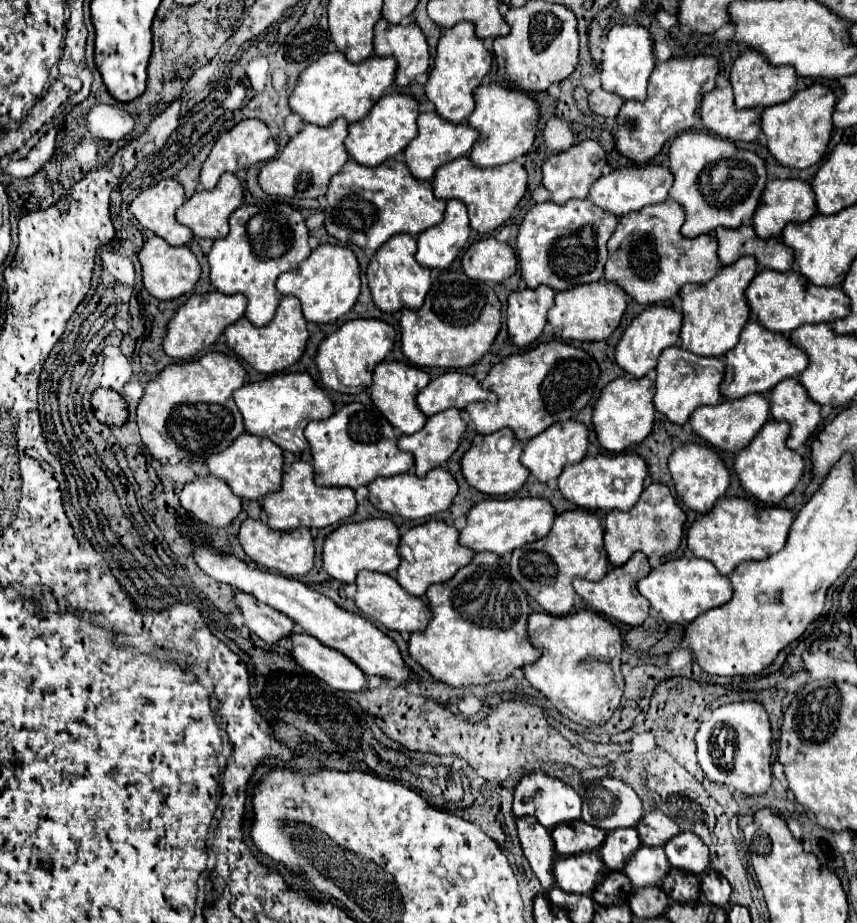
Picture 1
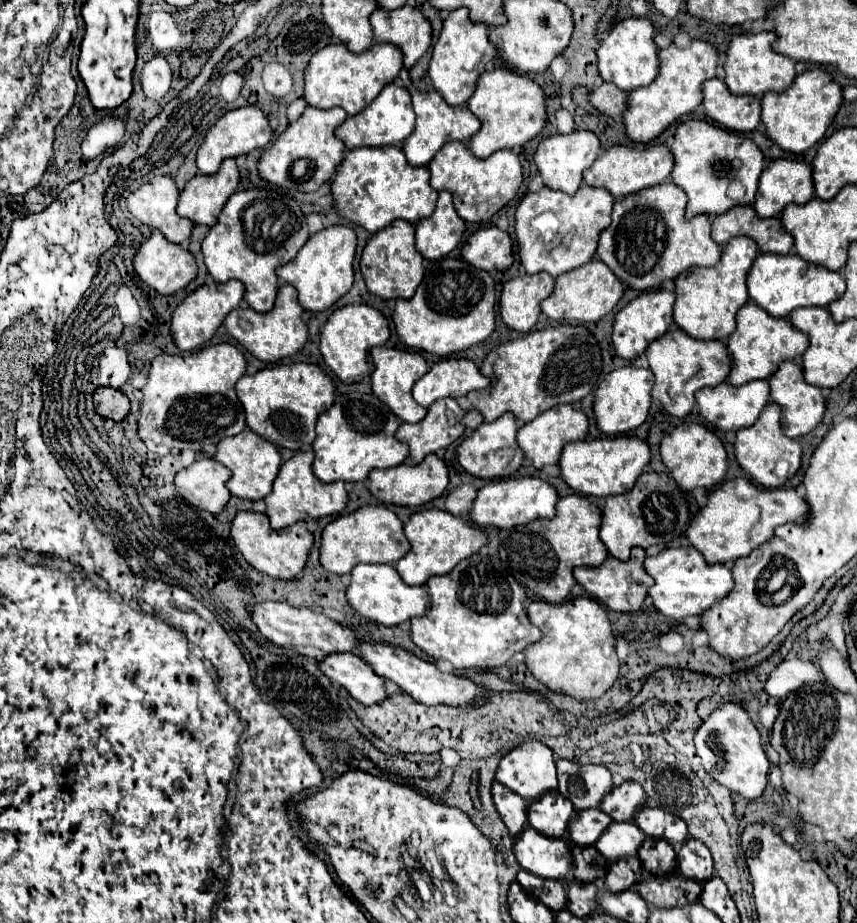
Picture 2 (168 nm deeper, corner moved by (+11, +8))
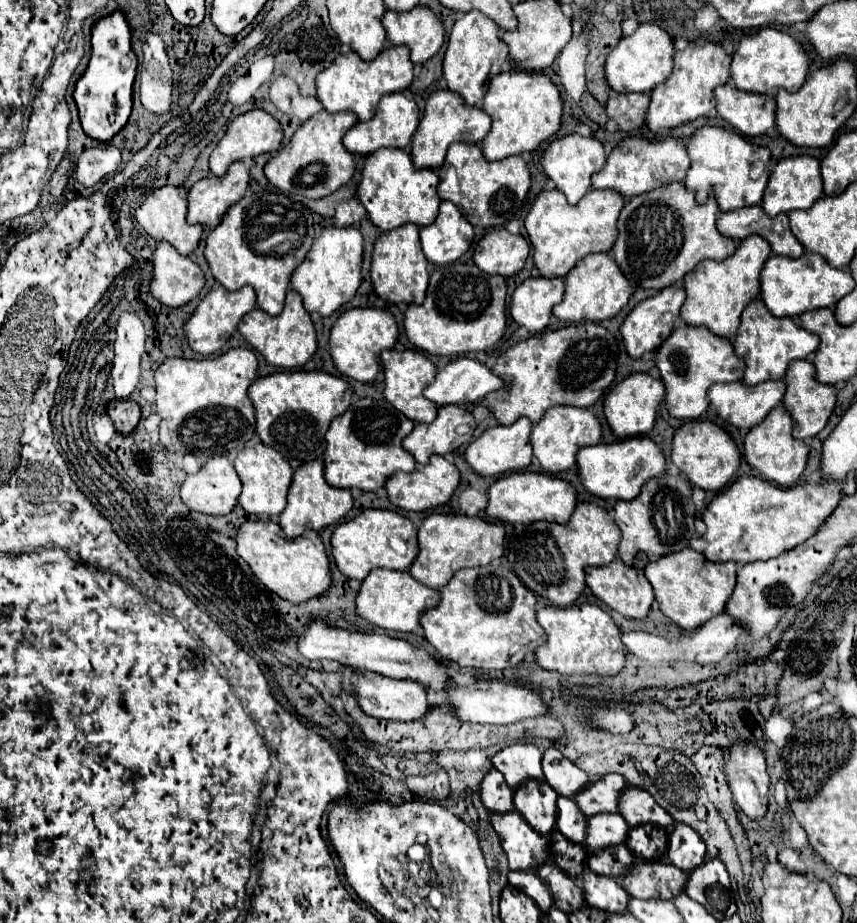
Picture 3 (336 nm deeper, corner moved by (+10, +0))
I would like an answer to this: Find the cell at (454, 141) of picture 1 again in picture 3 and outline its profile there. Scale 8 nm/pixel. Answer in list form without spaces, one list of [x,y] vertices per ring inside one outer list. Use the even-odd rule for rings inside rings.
[[[436,90],[428,100],[424,114],[420,118],[418,130],[412,138],[412,162],[416,168],[428,168],[438,170],[446,158],[446,150],[452,142],[468,142],[468,144],[480,144],[482,138],[490,132],[490,116],[482,112],[476,106],[466,106],[458,94],[450,90]]]

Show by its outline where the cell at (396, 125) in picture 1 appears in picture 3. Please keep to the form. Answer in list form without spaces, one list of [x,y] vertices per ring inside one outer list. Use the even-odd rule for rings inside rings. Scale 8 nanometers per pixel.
[[[402,92],[386,94],[380,100],[376,116],[368,122],[358,122],[356,126],[352,126],[342,142],[346,150],[352,154],[370,154],[376,152],[378,148],[406,148],[412,142],[412,134],[418,126],[418,120],[420,120],[420,110],[414,100],[406,98]]]

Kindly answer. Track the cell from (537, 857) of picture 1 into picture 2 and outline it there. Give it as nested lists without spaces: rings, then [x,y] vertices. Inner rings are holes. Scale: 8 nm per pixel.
[[[493,780],[491,794],[493,794],[493,802],[497,806],[497,812],[501,814],[509,832],[513,836],[517,832],[521,832],[521,828],[525,828],[525,824],[527,824],[527,802],[525,802],[525,798],[521,798],[519,794],[513,794],[511,790],[505,790],[505,786],[501,786],[501,782],[497,782],[497,780]]]

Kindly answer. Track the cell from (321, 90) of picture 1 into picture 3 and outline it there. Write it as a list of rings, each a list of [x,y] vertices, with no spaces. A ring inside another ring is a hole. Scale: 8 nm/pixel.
[[[388,46],[378,54],[378,58],[370,62],[358,58],[354,52],[340,54],[330,64],[330,68],[322,70],[316,76],[316,96],[326,112],[354,112],[360,122],[366,122],[376,114],[378,100],[384,94],[402,92],[410,86],[414,78],[412,70],[414,64],[410,62],[410,50],[406,50],[406,46]]]

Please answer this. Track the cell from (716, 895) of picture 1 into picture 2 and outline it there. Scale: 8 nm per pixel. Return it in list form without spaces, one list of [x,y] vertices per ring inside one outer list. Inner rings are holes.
[[[689,838],[685,846],[677,850],[677,868],[687,878],[695,878],[697,882],[705,882],[705,878],[713,876],[713,858],[703,842]]]

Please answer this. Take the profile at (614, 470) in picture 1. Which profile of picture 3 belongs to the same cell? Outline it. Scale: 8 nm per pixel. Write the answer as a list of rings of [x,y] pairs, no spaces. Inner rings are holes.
[[[626,438],[622,442],[612,444],[596,444],[590,448],[578,450],[578,478],[582,486],[598,496],[598,498],[614,498],[614,500],[634,500],[642,488],[642,484],[664,472],[666,460],[660,448],[650,438]]]

